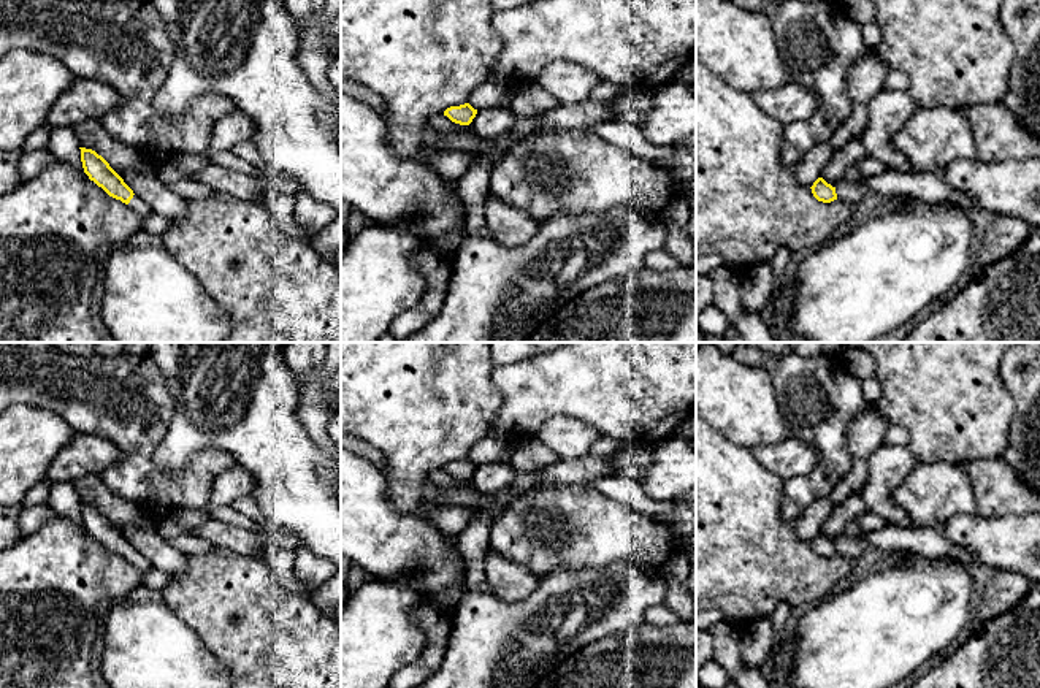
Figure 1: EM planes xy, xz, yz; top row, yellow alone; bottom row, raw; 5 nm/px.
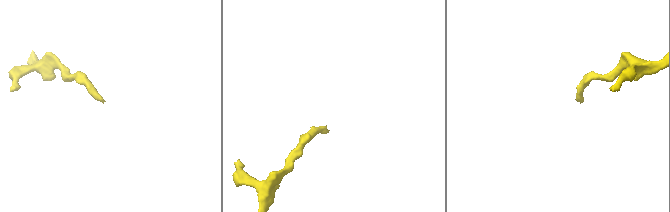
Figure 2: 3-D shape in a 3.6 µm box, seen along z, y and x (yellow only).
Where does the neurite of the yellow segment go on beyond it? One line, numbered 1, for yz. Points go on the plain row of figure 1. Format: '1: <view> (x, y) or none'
1: none

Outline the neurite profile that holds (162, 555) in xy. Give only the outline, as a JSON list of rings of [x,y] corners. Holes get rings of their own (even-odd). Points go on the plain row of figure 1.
[[[125,528],[122,534],[135,550],[151,561],[152,568],[170,577],[184,572],[189,556],[163,539],[155,528]]]

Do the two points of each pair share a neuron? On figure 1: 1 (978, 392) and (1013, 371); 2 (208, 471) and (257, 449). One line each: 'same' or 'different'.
1: different
2: different

